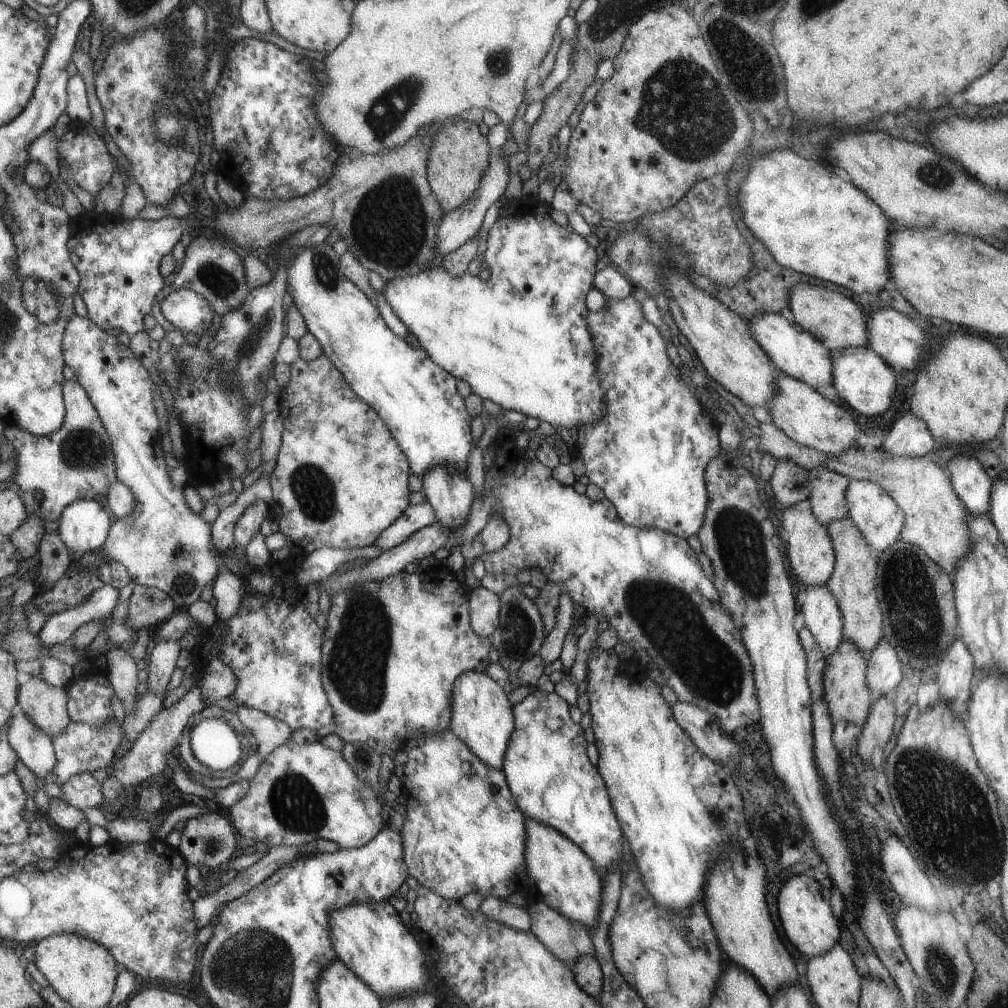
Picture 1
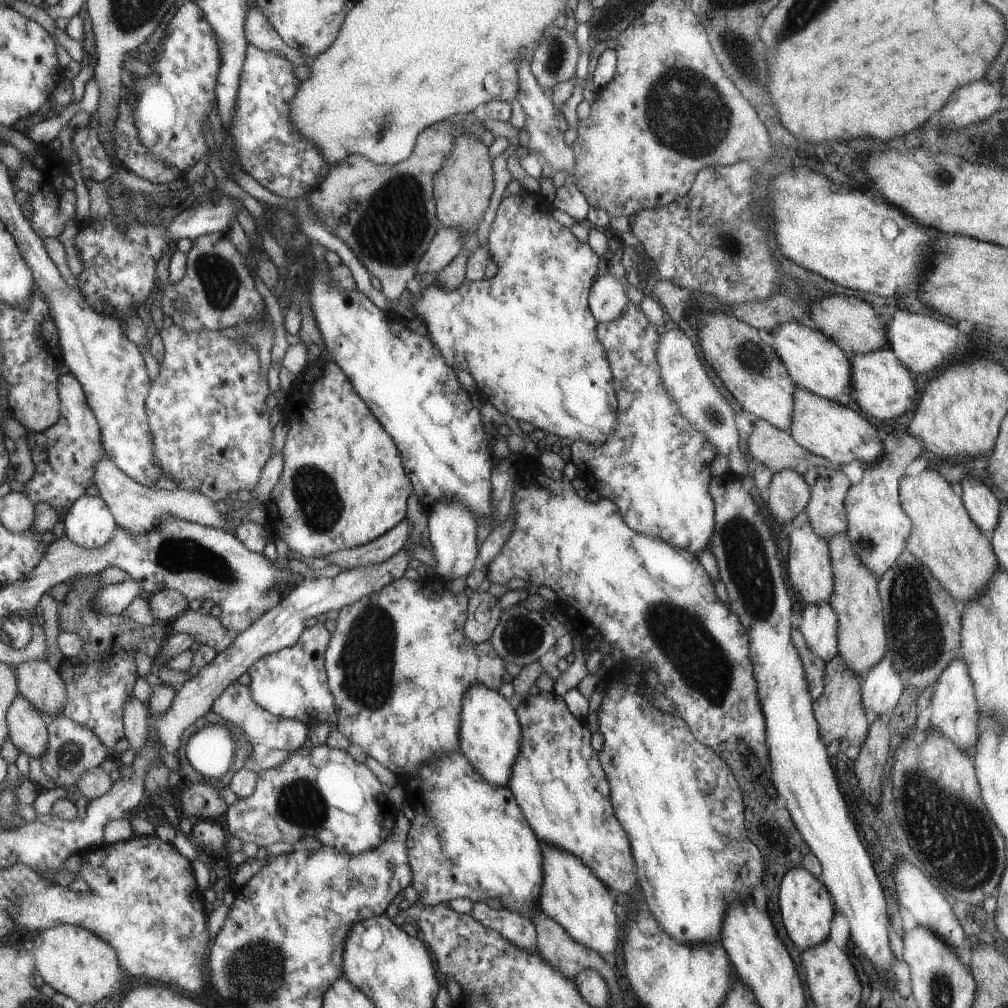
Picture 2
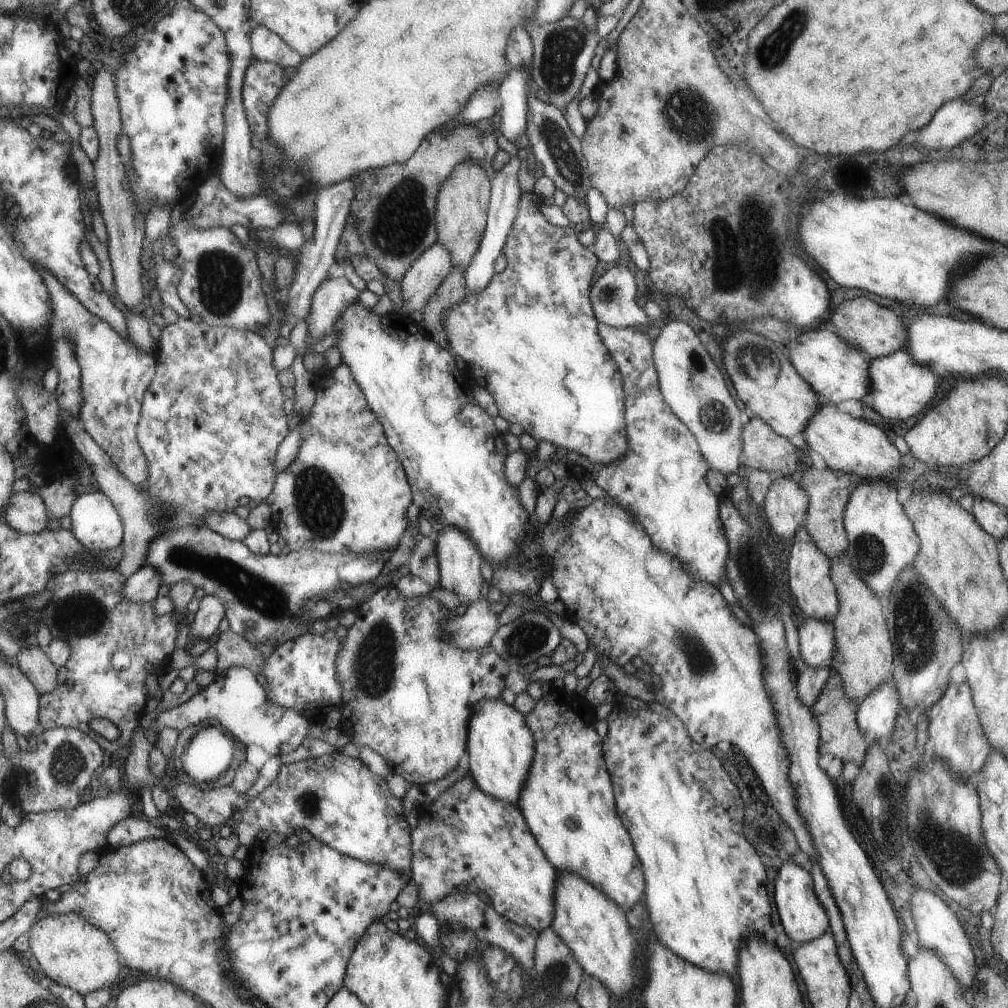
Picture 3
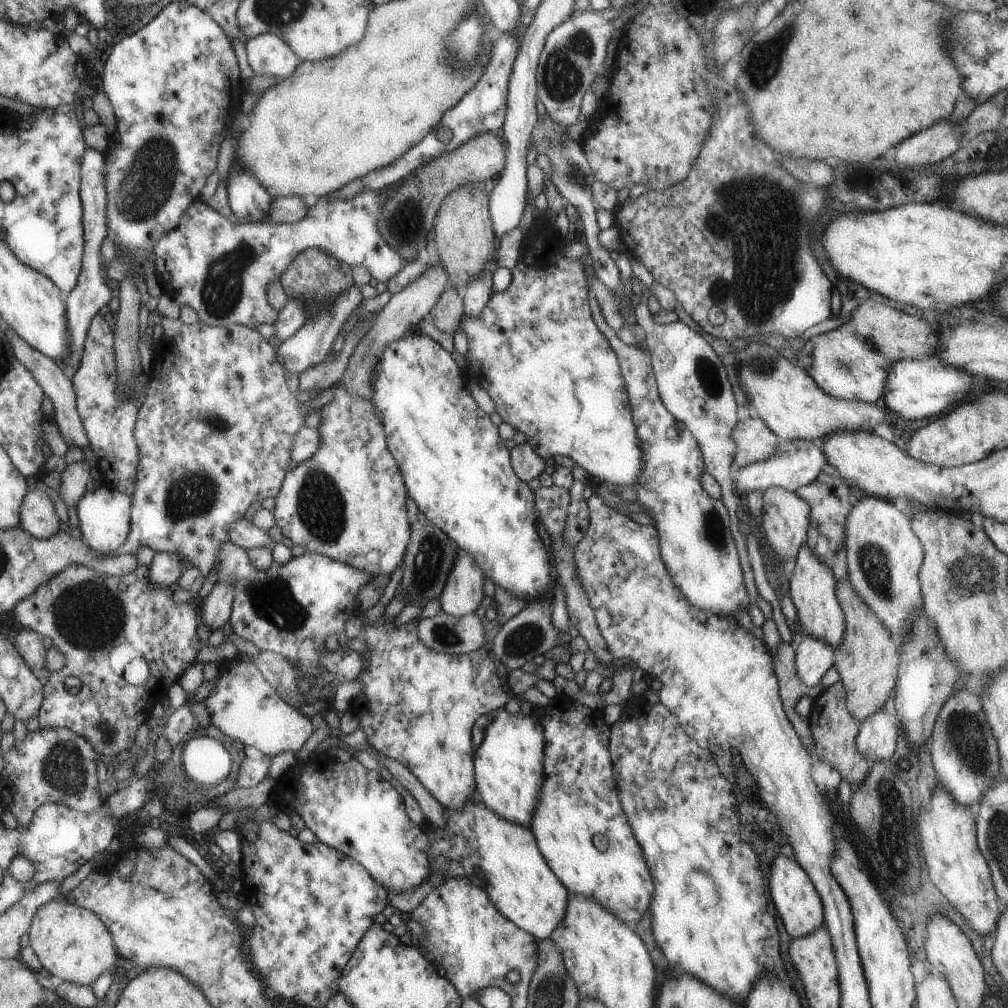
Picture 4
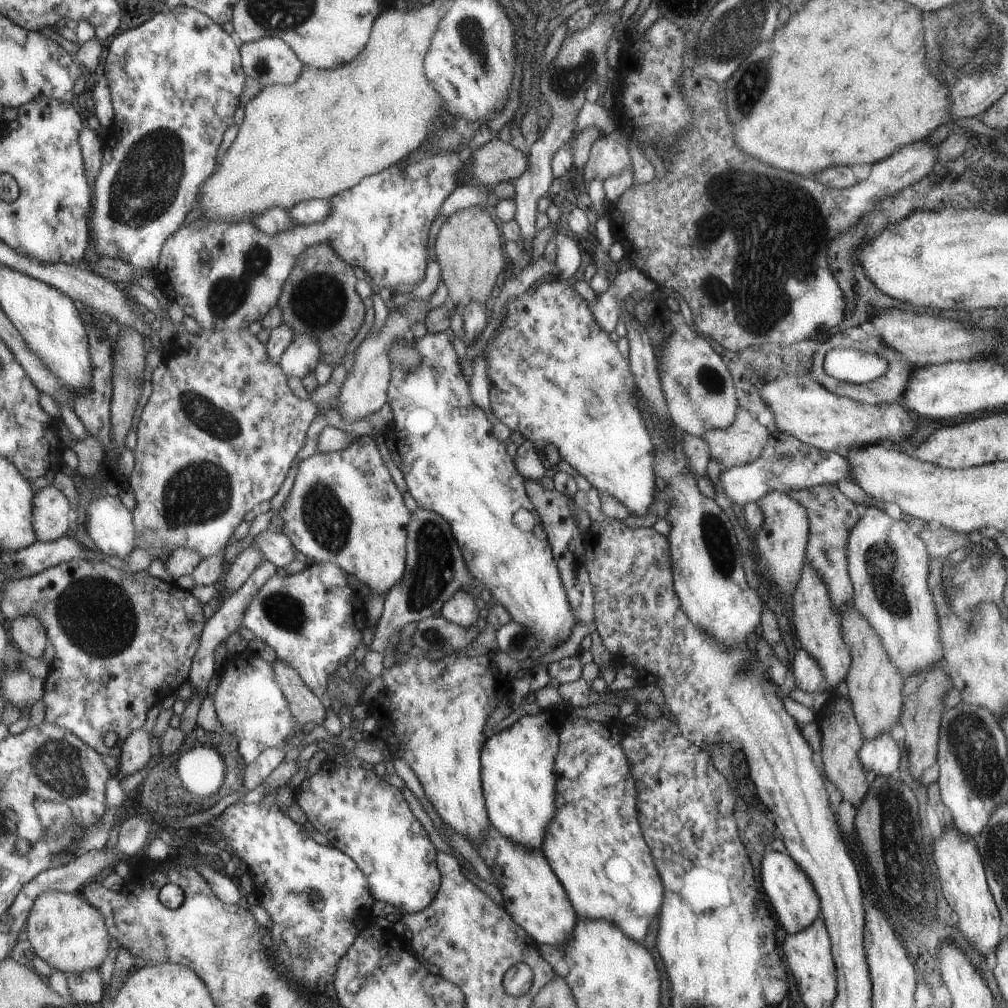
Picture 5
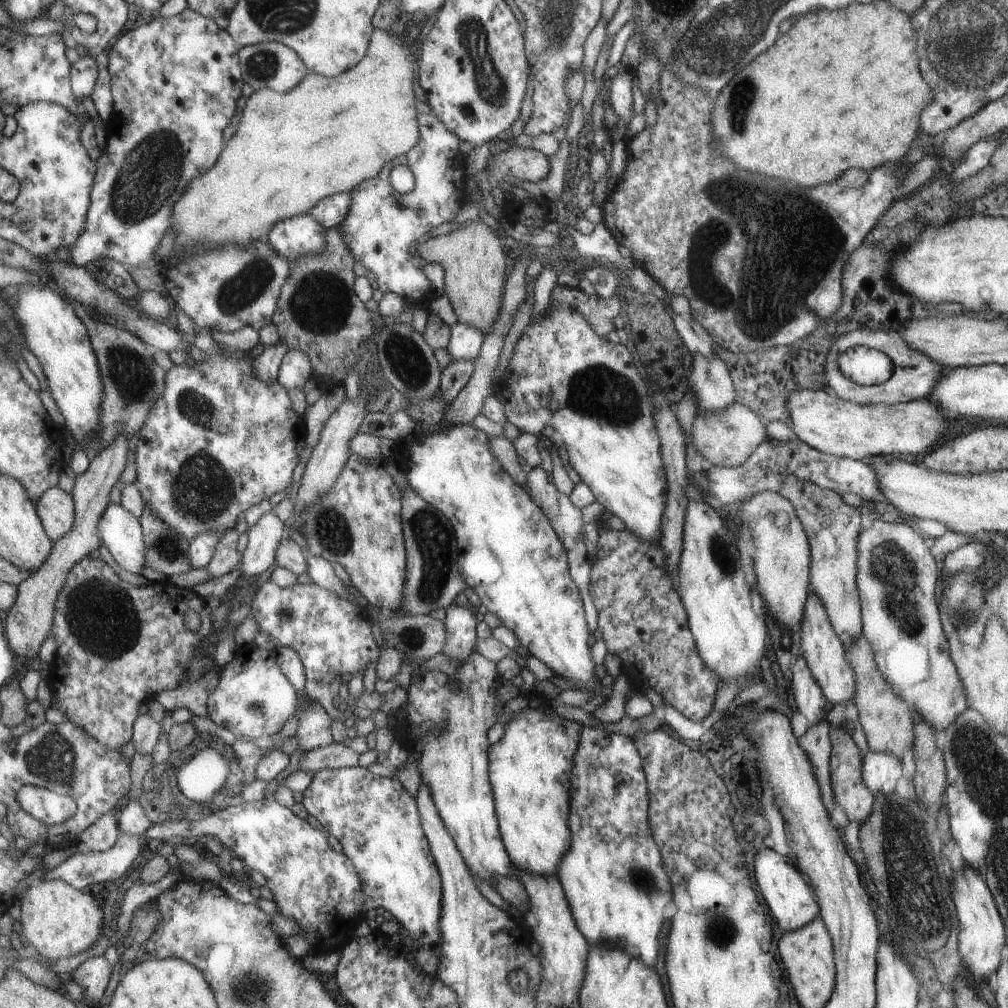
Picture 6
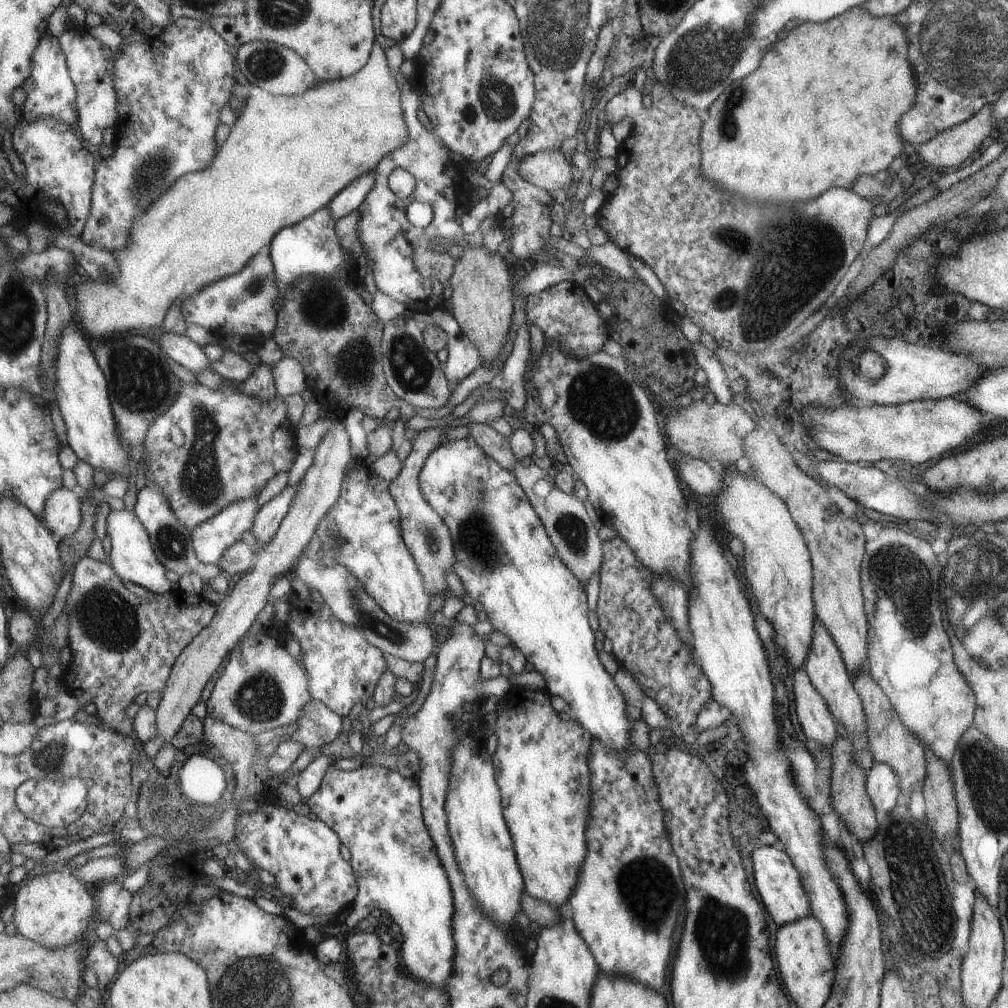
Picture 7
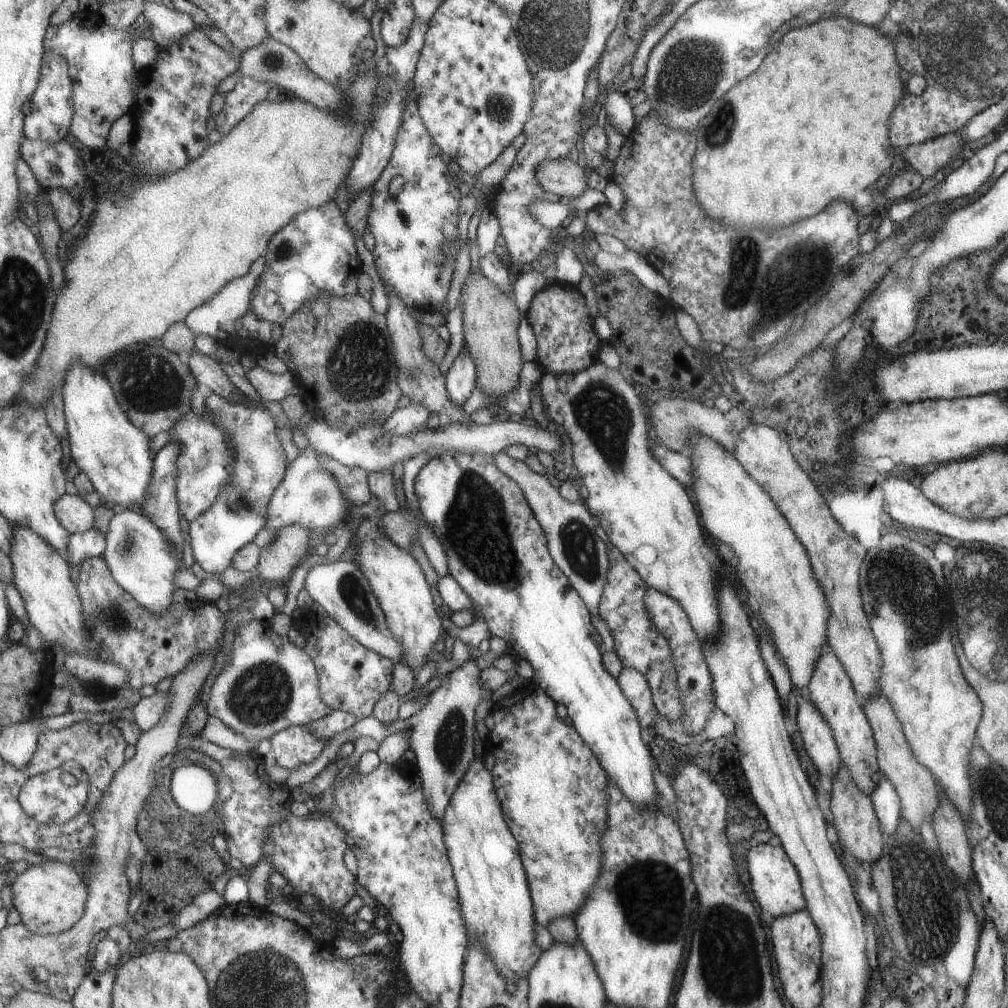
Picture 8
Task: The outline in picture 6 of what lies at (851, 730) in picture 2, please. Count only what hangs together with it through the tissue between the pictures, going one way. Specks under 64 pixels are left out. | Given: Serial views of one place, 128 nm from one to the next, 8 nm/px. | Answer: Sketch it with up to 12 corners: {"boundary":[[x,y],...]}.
{"boundary":[[829,723],[831,788],[849,821],[871,814],[858,737]]}

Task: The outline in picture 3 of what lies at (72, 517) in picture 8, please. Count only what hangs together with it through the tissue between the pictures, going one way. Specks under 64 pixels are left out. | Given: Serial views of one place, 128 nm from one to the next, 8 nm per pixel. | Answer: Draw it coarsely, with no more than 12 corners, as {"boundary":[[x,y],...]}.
{"boundary":[[35,489],[13,493],[2,515],[29,534],[50,518]]}

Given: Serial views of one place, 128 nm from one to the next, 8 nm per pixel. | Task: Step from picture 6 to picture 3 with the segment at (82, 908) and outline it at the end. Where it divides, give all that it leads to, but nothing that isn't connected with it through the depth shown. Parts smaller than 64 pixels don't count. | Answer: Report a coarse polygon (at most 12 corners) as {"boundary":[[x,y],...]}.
{"boundary":[[80,914],[29,931],[38,972],[80,995],[125,971],[112,938]]}

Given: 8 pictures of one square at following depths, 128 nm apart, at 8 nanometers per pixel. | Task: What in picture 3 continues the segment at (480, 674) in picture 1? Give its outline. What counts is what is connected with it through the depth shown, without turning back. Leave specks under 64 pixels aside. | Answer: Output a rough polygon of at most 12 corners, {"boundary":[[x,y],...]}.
{"boundary":[[500,697],[468,718],[468,772],[517,806],[535,752],[524,716]]}

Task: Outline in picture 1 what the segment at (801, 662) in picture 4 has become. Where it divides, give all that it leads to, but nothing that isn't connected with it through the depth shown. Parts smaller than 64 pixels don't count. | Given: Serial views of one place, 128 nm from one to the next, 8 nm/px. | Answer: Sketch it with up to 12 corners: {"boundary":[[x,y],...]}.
{"boundary":[[824,584],[800,598],[805,627],[826,658],[844,621]]}

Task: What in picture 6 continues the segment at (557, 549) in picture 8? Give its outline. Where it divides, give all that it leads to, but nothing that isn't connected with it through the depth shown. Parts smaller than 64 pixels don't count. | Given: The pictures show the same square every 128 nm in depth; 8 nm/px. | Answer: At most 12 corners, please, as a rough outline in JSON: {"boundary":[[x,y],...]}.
{"boundary":[[539,466],[526,474],[531,500],[567,548],[580,539],[580,508]]}

